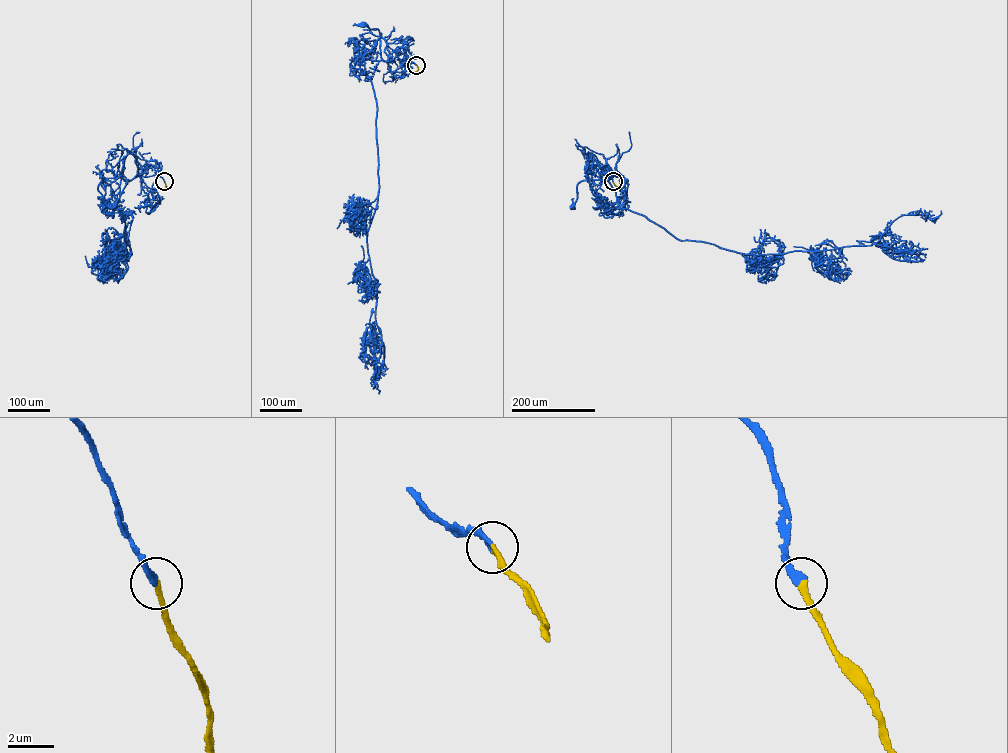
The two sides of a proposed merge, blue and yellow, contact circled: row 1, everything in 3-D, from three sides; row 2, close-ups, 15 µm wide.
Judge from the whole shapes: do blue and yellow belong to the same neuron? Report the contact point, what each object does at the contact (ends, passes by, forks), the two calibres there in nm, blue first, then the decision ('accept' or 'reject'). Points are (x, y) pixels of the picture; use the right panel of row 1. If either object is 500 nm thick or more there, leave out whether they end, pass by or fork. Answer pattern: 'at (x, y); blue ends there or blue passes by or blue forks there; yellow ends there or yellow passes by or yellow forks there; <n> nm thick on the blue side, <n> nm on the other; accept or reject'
at (613, 181); blue ends there; yellow ends there; 260 nm thick on the blue side, 240 nm on the other; accept

